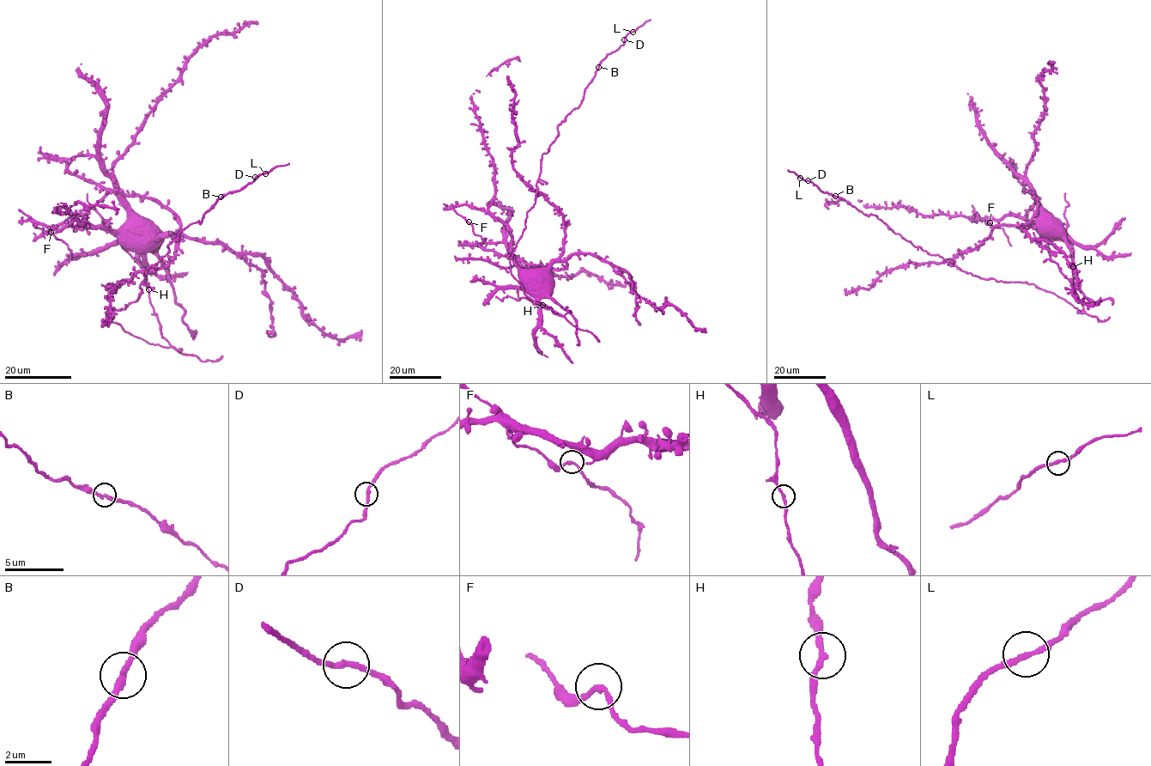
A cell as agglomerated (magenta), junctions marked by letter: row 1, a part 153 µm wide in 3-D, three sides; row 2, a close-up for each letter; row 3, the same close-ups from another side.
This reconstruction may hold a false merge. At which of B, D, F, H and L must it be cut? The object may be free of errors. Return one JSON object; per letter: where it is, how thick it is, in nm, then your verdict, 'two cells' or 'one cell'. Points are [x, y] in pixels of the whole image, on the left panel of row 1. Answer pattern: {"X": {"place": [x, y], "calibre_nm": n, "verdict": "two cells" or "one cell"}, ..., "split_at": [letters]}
{"B": {"place": [221, 197], "calibre_nm": 280, "verdict": "one cell"}, "D": {"place": [255, 177], "calibre_nm": 240, "verdict": "one cell"}, "F": {"place": [51, 232], "calibre_nm": 200, "verdict": "one cell"}, "H": {"place": [148, 289], "calibre_nm": 240, "verdict": "one cell"}, "L": {"place": [265, 173], "calibre_nm": 240, "verdict": "one cell"}, "split_at": []}

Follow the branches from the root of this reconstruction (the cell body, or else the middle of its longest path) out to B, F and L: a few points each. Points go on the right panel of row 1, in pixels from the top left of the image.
B: (1038, 222), (1043, 236), (1073, 242), (1073, 280), (1082, 310), (1032, 283), (962, 271), (835, 196)
F: (1038, 222), (1012, 215), (977, 220), (972, 217), (977, 214), (987, 223), (990, 222)
L: (1038, 222), (1043, 236), (1073, 242), (1082, 310), (1032, 283), (962, 271), (800, 178)

